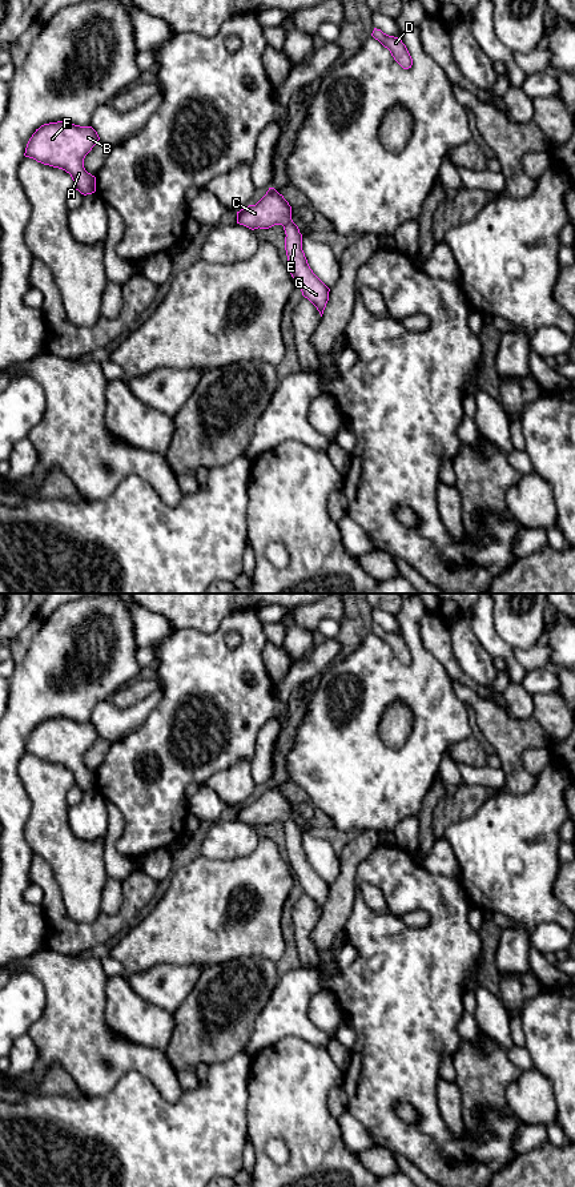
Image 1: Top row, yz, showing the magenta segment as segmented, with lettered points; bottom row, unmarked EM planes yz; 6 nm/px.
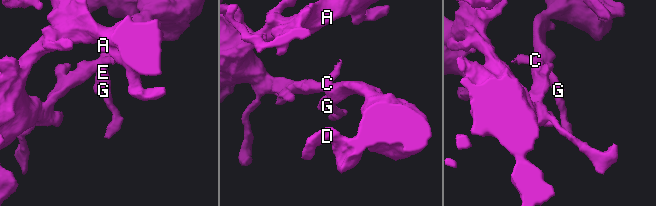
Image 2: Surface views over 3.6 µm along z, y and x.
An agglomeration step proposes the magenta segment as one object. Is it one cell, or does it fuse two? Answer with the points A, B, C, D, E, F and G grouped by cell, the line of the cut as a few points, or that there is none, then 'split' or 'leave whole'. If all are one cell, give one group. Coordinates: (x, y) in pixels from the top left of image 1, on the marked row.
A B C D E F G; no cut; leave whole

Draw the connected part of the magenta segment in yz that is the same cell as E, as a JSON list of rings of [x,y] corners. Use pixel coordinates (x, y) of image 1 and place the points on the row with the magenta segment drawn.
[[[274,188],[256,204],[237,212],[237,224],[252,230],[282,225],[288,267],[298,282],[302,295],[319,311],[321,317],[329,301],[330,289],[313,273],[302,250],[302,234],[291,220],[291,206]]]

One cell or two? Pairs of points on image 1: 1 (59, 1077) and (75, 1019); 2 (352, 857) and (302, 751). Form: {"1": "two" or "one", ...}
{"1": "two", "2": "two"}

